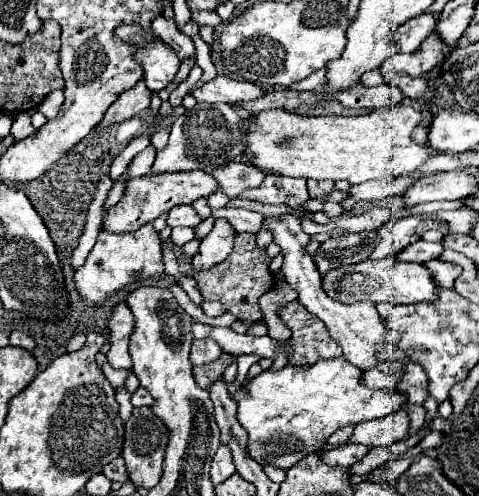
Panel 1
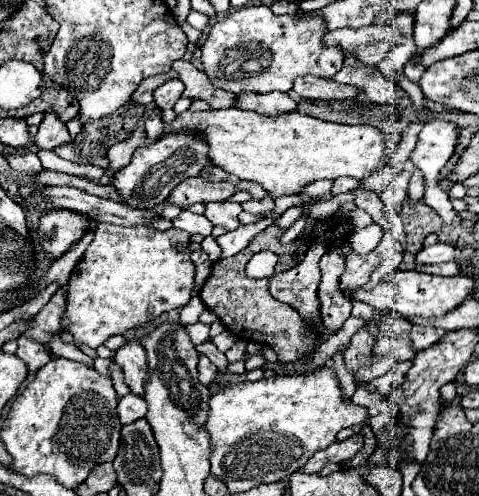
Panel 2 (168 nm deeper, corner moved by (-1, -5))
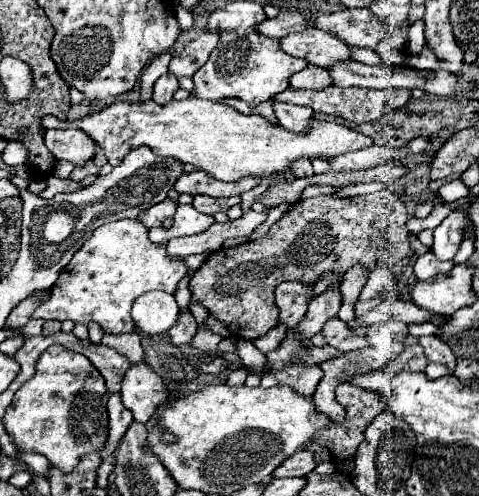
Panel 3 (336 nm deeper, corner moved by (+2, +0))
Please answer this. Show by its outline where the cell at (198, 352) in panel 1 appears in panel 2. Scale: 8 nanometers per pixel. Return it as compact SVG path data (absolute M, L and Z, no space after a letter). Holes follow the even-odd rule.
M200 354L198 372L200 372L200 380L202 380L204 384L210 384L210 382L214 380L214 376L216 376L216 366L214 366L214 364L208 360L208 356Z

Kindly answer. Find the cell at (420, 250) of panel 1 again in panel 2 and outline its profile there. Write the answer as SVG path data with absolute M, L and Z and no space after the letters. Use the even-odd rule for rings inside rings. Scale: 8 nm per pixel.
M446 242L422 248L416 254L416 266L422 266L422 264L442 264L442 262L450 262L450 260L454 260L454 248L450 244L446 244Z

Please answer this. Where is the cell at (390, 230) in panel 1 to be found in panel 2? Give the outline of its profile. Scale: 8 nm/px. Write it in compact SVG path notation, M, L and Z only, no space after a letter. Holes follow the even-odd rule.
M376 250L368 254L350 254L344 276L340 278L340 290L346 292L346 290L366 284L372 272L380 266L380 262L382 262L382 256Z

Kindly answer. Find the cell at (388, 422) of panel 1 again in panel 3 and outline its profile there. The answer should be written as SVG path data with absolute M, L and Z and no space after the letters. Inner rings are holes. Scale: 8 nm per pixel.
M299 449L297 453L293 453L289 459L285 459L271 477L305 477L313 471L315 463L313 463L313 455L309 455L309 451Z

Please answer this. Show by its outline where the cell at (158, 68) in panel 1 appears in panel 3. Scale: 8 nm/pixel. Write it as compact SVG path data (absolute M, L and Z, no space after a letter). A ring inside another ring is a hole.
M163 75L157 79L155 83L155 89L153 89L153 101L159 103L159 105L165 105L173 99L173 93L179 89L179 83L177 83L177 77L175 75Z

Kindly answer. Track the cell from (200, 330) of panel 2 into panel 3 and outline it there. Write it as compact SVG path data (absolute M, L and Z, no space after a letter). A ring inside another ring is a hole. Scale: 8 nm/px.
M151 291L133 301L131 317L137 327L149 335L165 333L179 317L175 297L165 291Z

